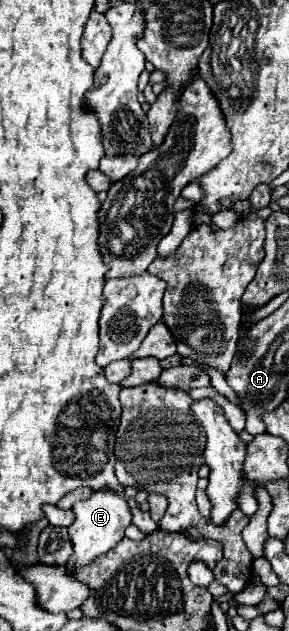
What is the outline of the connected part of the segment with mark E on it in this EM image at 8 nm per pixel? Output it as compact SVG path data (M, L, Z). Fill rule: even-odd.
M95 491L87 501L79 501L77 505L73 505L73 513L75 521L73 525L69 525L69 537L73 543L73 555L67 561L69 571L91 565L97 557L113 549L123 539L123 531L131 523L131 511L127 503L111 491Z

